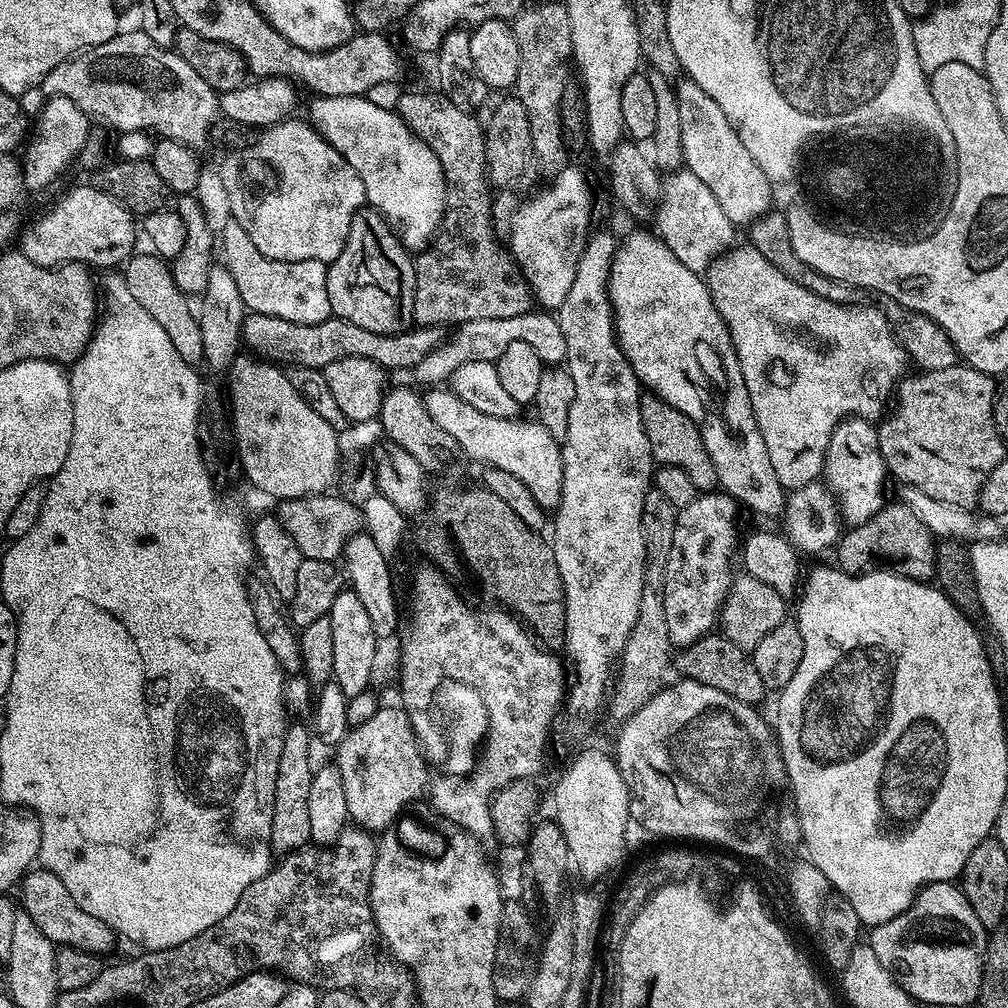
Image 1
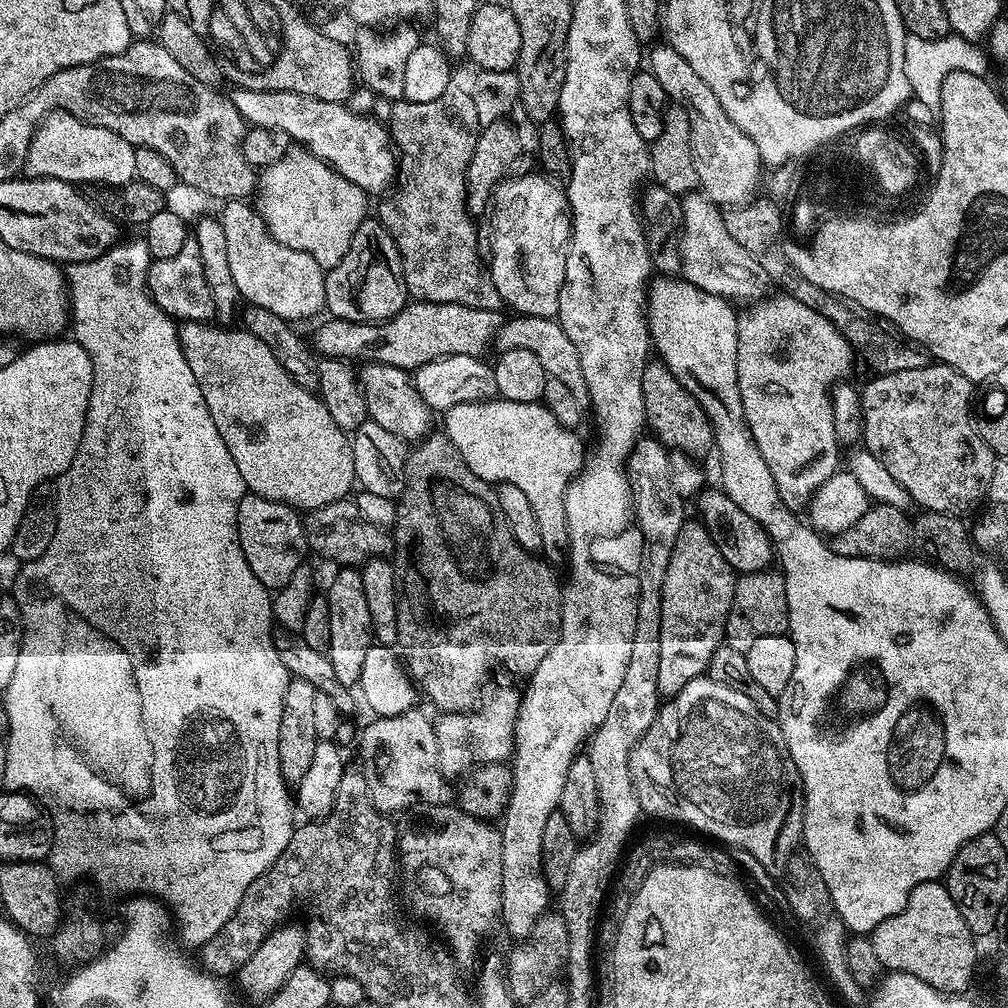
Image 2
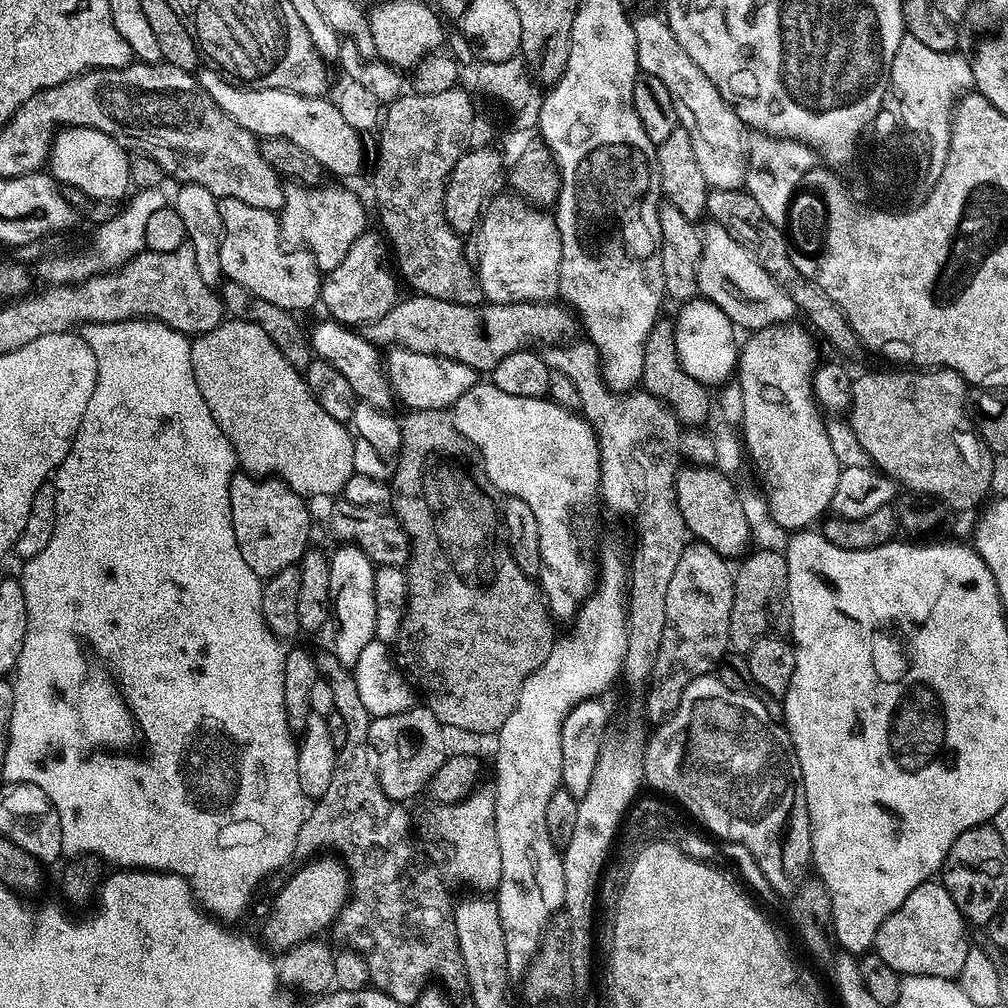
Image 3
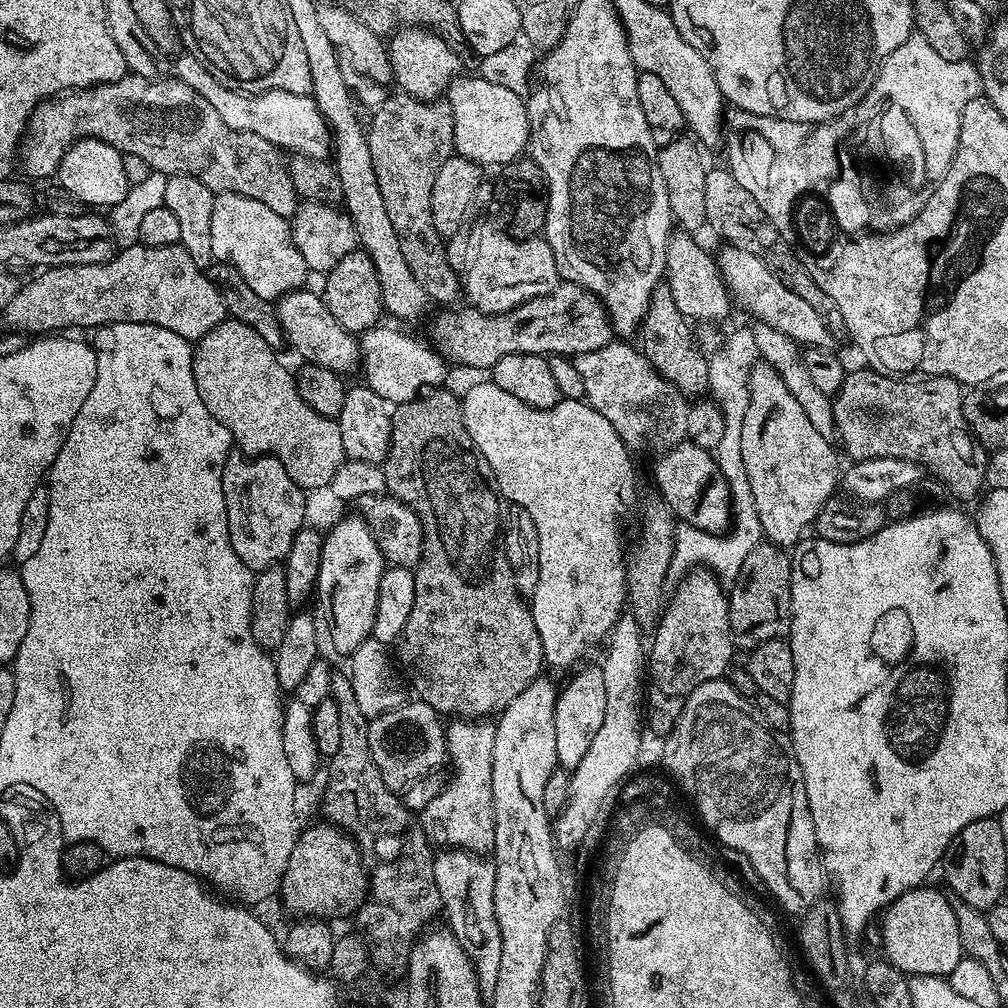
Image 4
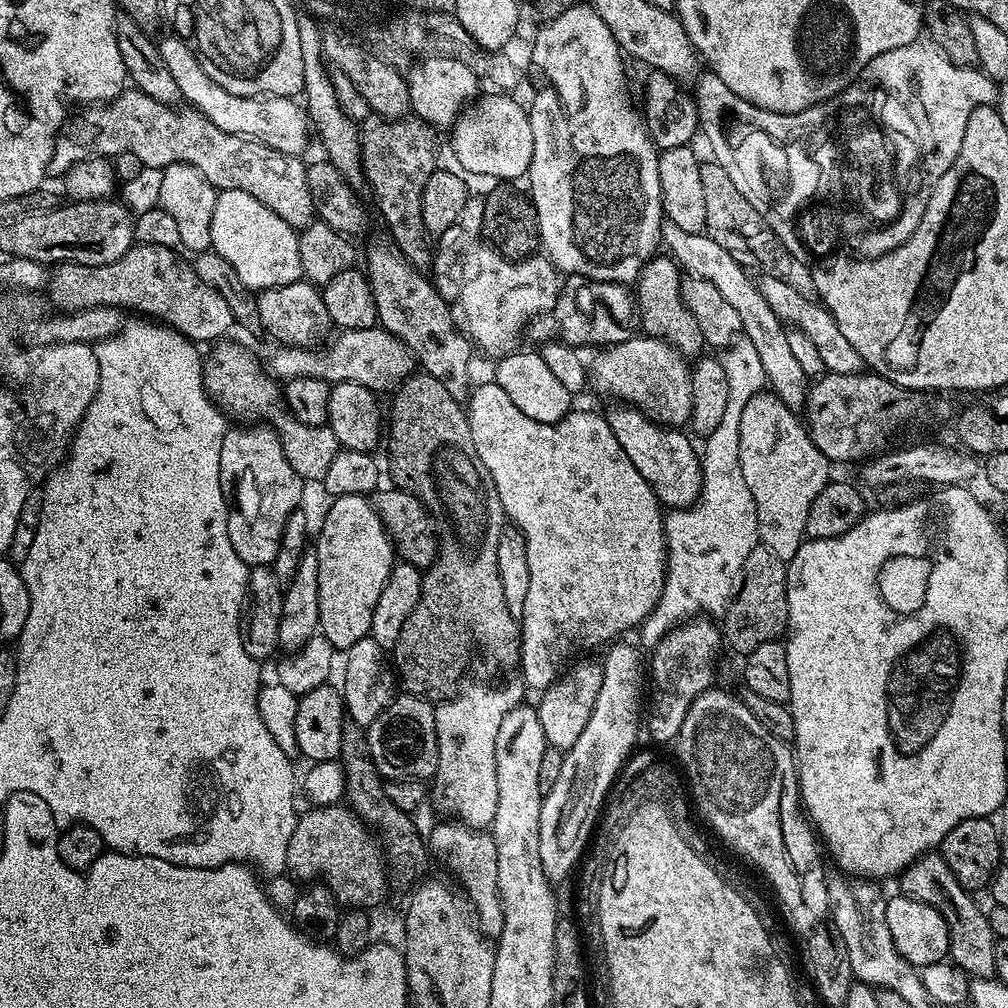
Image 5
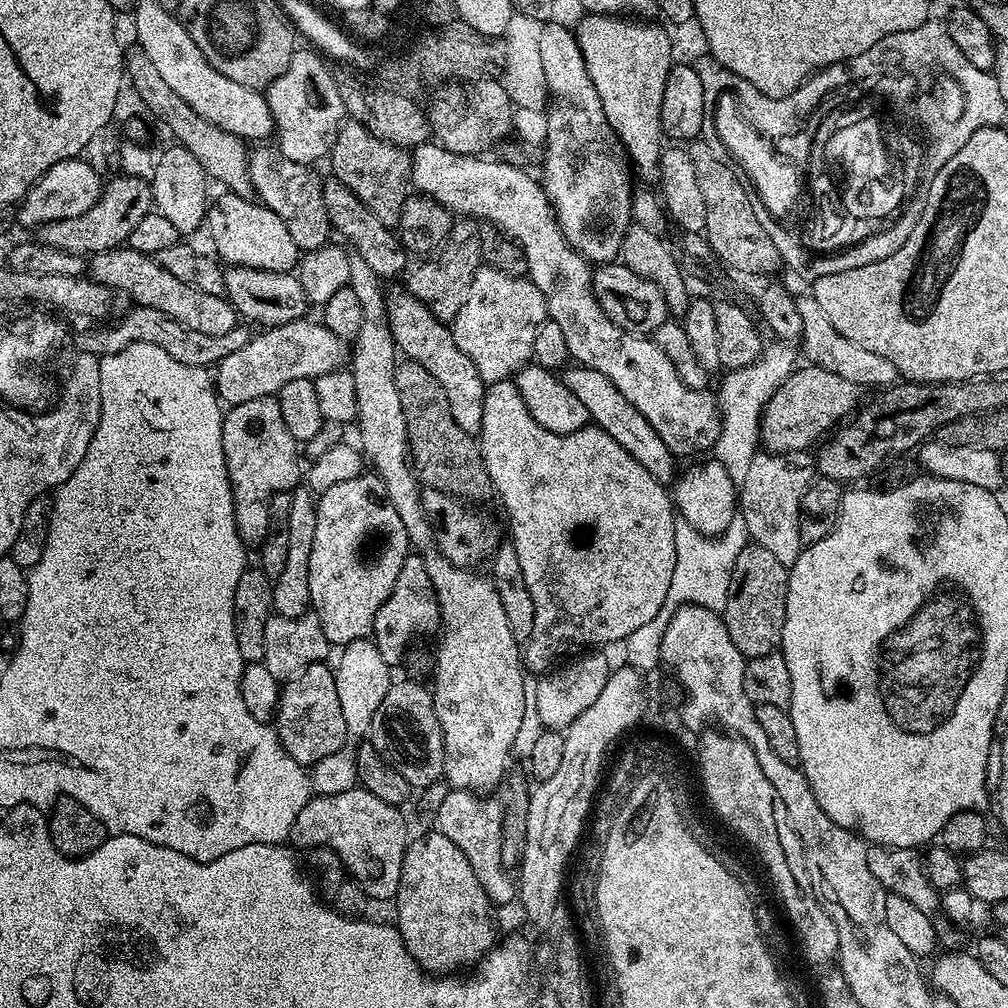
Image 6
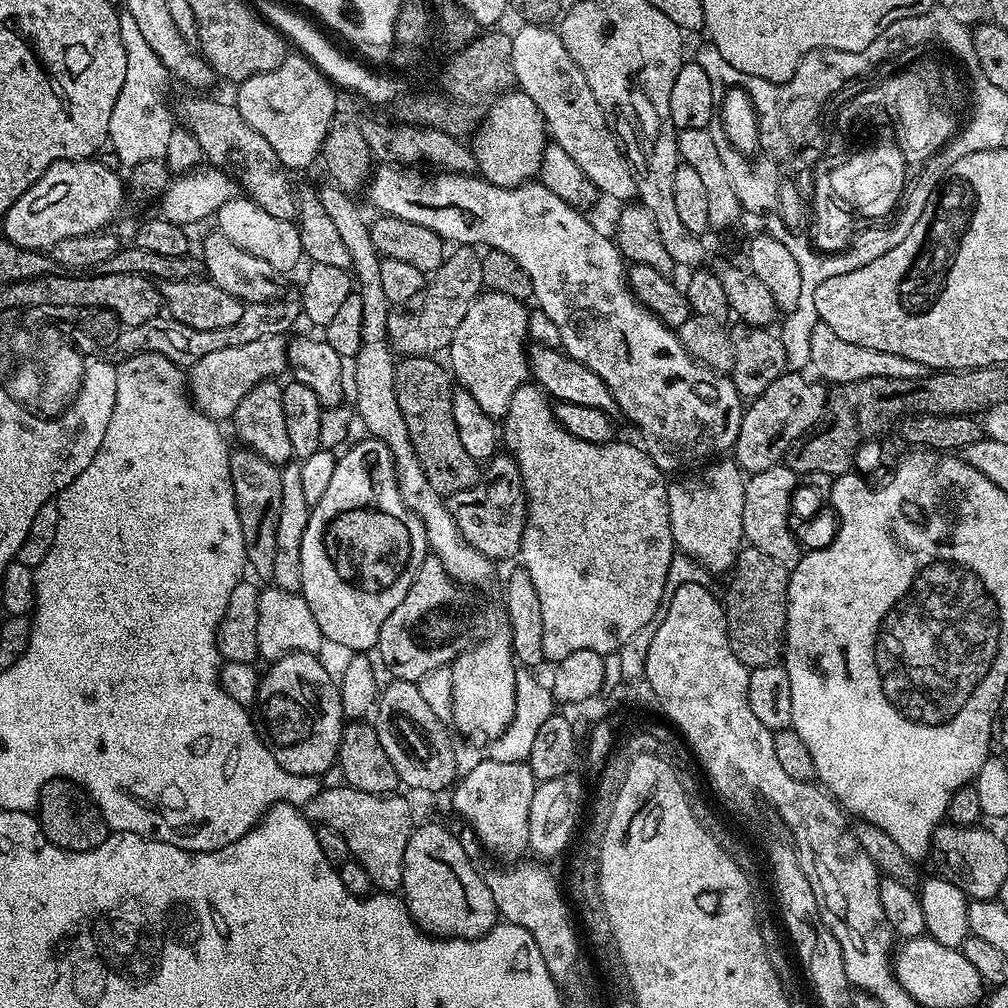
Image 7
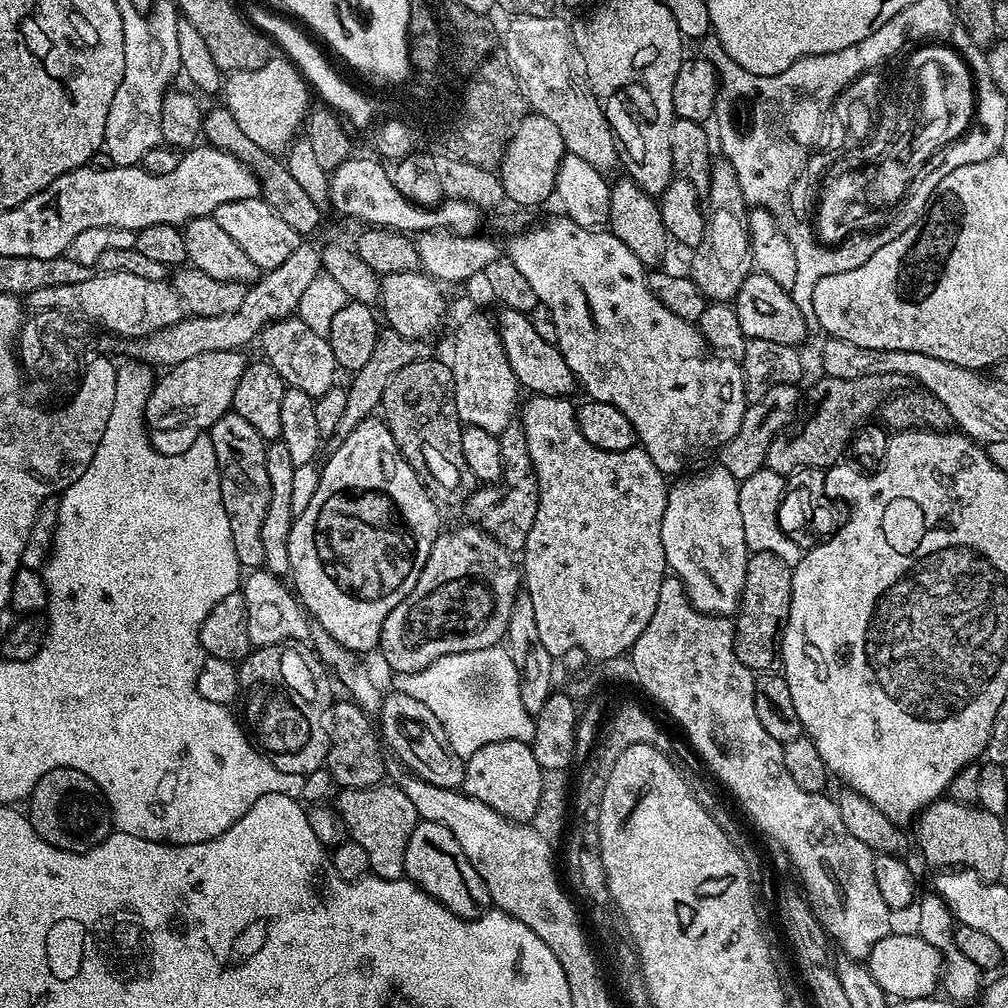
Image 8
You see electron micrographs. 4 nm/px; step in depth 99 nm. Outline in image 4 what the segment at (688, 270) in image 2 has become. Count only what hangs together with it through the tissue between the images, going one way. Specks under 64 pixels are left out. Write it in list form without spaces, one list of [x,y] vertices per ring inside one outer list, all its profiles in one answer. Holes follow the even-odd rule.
[[[727,245],[717,257],[717,267],[720,269],[722,282],[728,290],[731,299],[737,307],[744,307],[757,316],[759,323],[770,325],[772,328],[788,335],[793,341],[805,347],[831,349],[836,342],[835,336],[825,324],[825,320],[807,305],[798,294],[794,294],[781,280],[774,275],[761,259],[754,254]]]

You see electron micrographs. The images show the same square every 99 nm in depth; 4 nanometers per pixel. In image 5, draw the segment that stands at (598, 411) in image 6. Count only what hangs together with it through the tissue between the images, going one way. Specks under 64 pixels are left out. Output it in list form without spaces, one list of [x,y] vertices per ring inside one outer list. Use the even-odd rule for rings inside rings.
[[[623,402],[606,412],[610,430],[614,430],[614,438],[626,450],[630,462],[634,462],[634,470],[646,478],[646,482],[656,492],[656,499],[665,509],[686,508],[698,496],[698,485],[702,480],[701,457],[692,449],[692,444],[683,436],[683,431],[669,430],[658,426],[656,421],[644,415],[639,408],[633,408]]]

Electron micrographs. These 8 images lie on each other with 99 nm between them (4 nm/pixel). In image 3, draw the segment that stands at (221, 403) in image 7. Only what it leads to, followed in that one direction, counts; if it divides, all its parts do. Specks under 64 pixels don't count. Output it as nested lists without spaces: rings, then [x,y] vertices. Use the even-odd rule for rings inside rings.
[[[392,348],[386,356],[386,371],[388,382],[392,385],[395,399],[405,404],[408,410],[434,410],[435,408],[451,409],[453,404],[466,394],[478,382],[478,374],[470,366],[466,366],[457,360],[442,358],[441,356],[431,356],[430,354],[418,354],[411,352],[408,348]]]

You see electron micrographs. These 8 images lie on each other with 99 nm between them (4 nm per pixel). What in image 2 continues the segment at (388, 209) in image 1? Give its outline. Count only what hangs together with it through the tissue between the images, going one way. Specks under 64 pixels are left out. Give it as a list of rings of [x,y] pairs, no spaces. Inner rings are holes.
[[[236,88],[233,93],[232,104],[251,127],[286,130],[289,141],[303,146],[320,160],[327,160],[365,192],[380,192],[395,178],[398,156],[393,151],[389,129],[379,119],[371,120],[360,112],[351,112],[347,103],[322,102],[306,94],[251,92],[248,88]]]

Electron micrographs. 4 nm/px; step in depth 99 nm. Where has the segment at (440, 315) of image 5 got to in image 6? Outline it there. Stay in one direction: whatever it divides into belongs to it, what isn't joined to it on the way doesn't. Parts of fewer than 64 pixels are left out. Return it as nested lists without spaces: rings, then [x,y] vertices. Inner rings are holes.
[[[407,290],[389,291],[386,299],[390,331],[397,349],[418,366],[426,366],[426,370],[430,370],[430,374],[438,378],[438,386],[442,386],[446,402],[450,402],[450,414],[454,414],[454,422],[458,422],[464,432],[479,433],[486,385],[474,362],[470,362],[470,358],[466,358],[466,354],[458,350],[451,327],[437,319],[428,304],[412,296]]]

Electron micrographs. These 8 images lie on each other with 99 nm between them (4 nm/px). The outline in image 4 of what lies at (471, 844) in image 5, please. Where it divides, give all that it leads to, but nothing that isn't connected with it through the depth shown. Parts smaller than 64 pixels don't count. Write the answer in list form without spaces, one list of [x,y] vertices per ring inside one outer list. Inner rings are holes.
[[[445,847],[443,851],[437,851],[434,856],[434,882],[438,886],[443,915],[445,917],[448,915],[446,928],[458,938],[462,950],[466,950],[476,971],[481,996],[491,998],[494,994],[494,986],[498,986],[498,966],[502,966],[502,930],[494,914],[496,865],[491,859],[474,852],[467,852],[465,848]]]

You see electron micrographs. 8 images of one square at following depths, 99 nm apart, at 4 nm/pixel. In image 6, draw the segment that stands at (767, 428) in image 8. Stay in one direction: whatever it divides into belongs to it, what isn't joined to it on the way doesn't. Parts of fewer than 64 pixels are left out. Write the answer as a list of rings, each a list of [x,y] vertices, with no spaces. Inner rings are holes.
[[[797,367],[792,375],[785,378],[784,383],[769,398],[762,415],[763,427],[780,432],[781,438],[792,450],[803,449],[803,444],[808,444],[819,436],[827,437],[837,427],[836,404],[856,404],[862,392],[859,384],[848,382],[822,368],[807,367]]]

